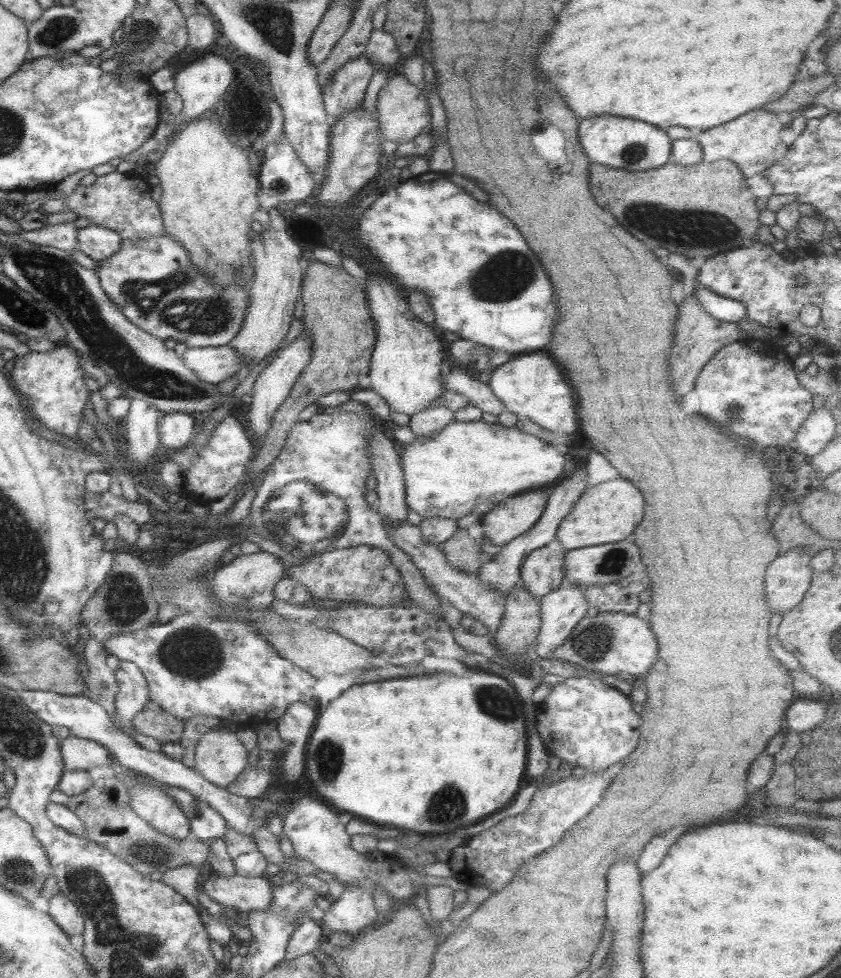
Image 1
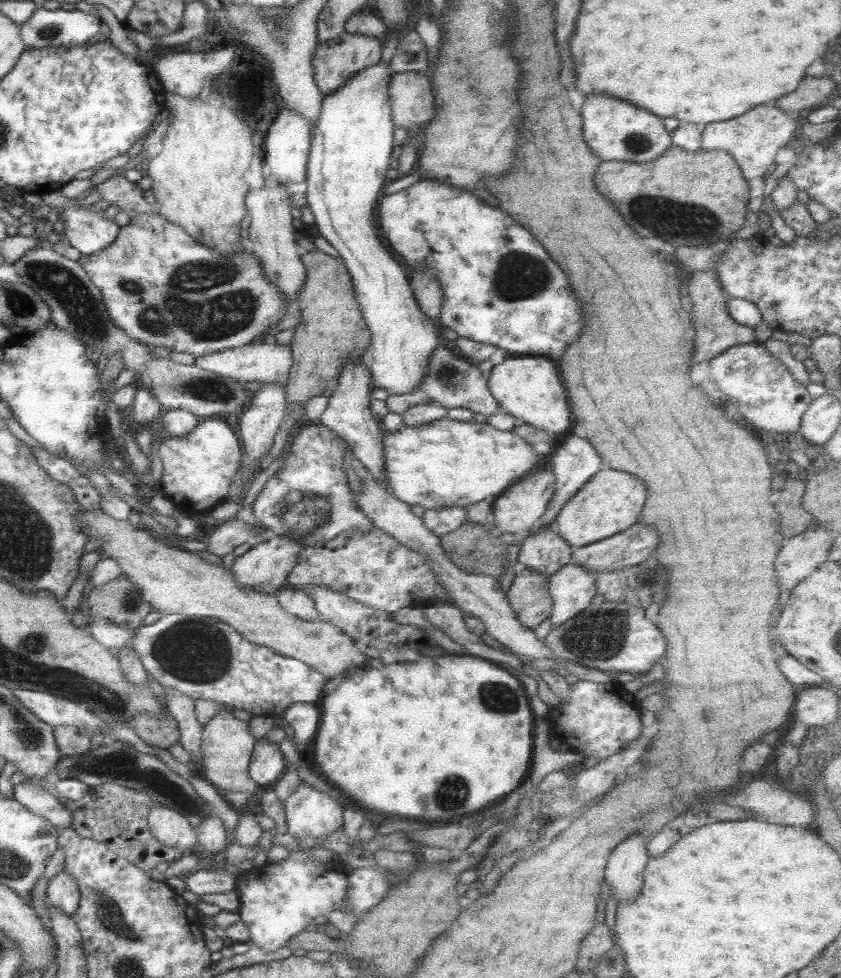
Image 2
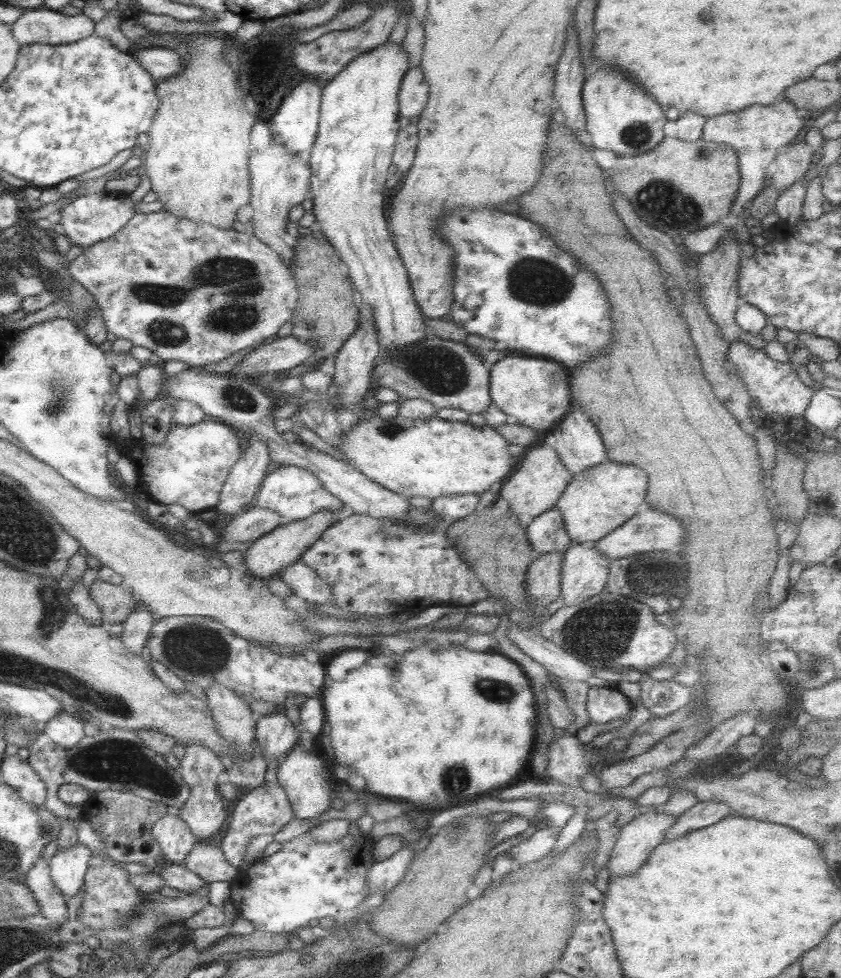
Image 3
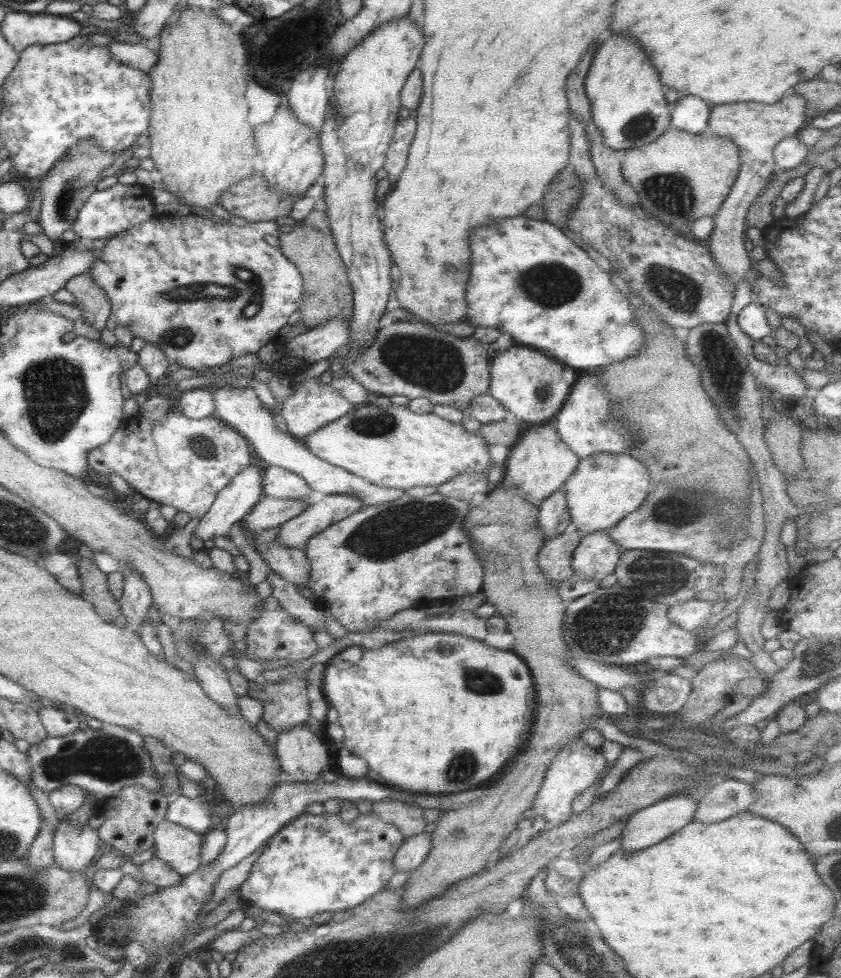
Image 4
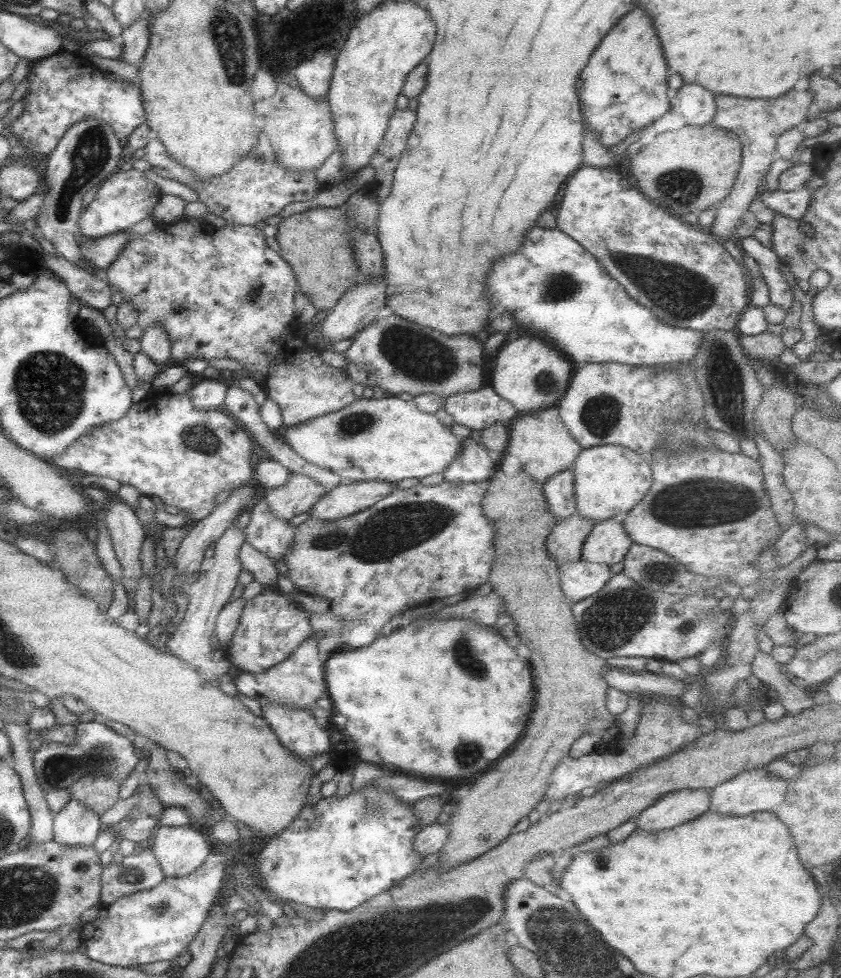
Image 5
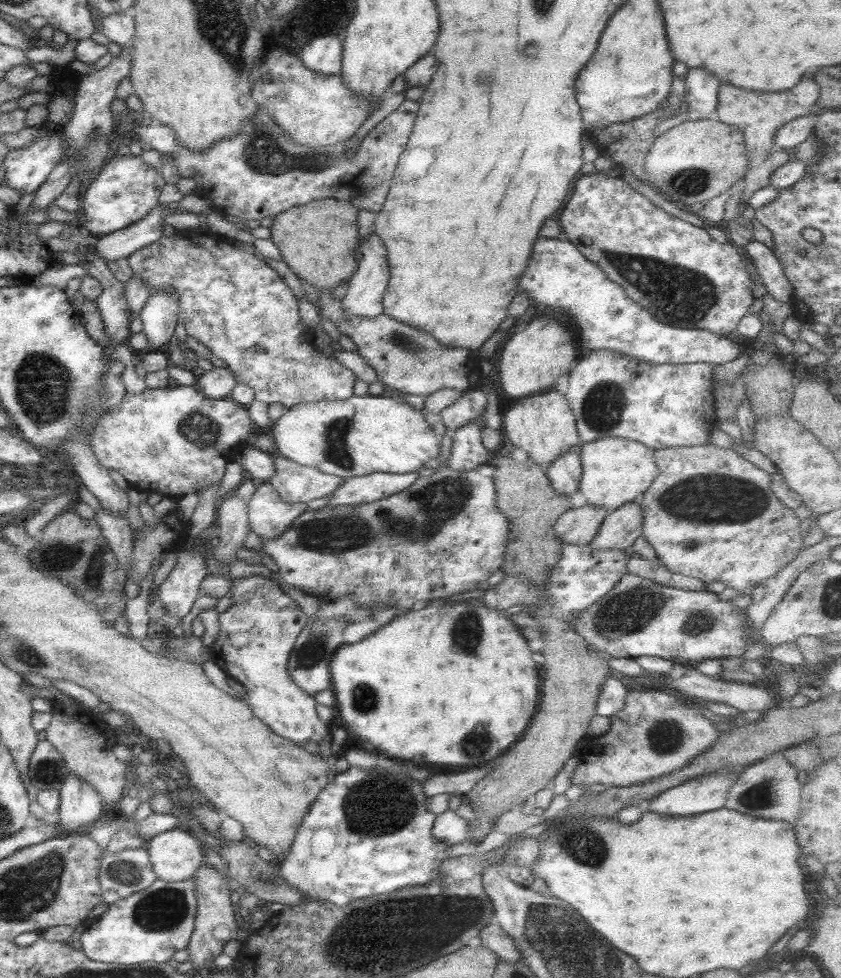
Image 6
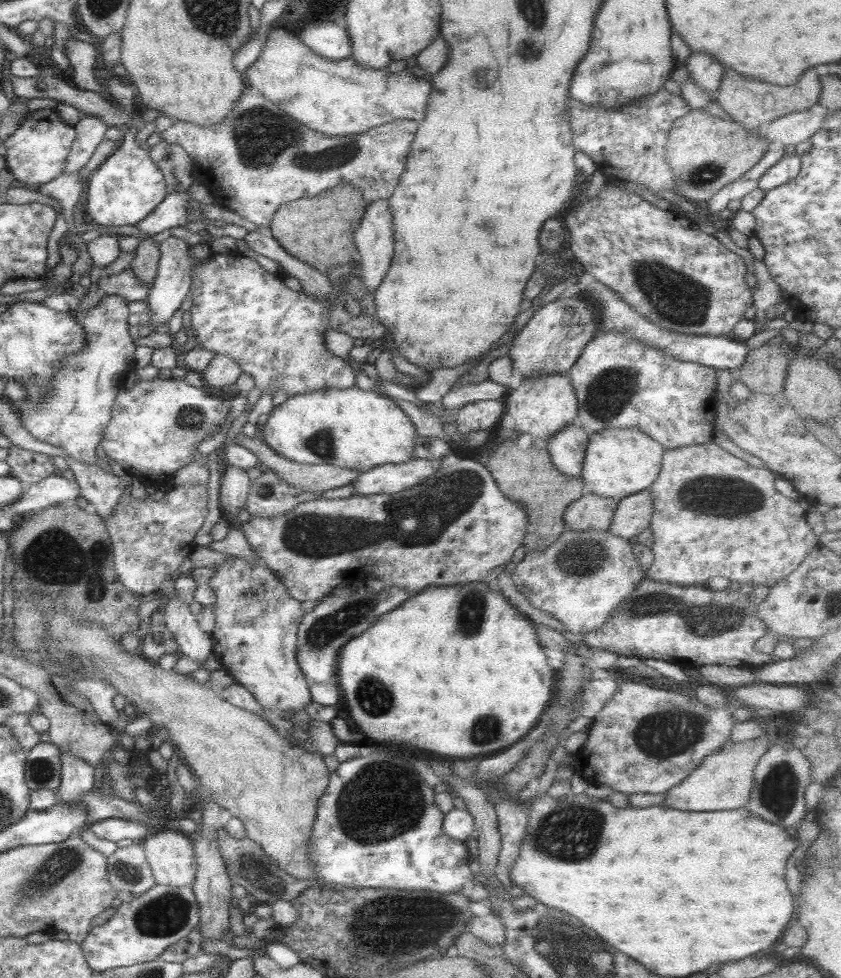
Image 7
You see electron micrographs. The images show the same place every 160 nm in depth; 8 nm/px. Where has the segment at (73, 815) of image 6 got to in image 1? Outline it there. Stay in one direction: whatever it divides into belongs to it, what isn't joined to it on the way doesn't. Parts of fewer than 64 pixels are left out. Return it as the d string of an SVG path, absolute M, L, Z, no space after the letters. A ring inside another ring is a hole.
M59 892L48 900L47 913L68 937L82 934L84 926L81 913L73 902Z

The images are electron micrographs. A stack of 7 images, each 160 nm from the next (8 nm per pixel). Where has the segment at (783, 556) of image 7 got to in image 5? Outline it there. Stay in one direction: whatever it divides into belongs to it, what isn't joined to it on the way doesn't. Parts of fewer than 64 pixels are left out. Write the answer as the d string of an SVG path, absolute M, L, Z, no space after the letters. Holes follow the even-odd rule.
M717 448L691 451L654 449L648 463L652 472L650 487L643 498L636 502L629 512L621 516L623 530L631 542L664 552L693 574L707 578L725 574L728 578L727 583L730 582L740 588L759 580L758 572L752 567L752 562L762 547L769 541L776 541L783 532L771 511L768 495L761 487L763 482L759 461L741 452L729 454Z

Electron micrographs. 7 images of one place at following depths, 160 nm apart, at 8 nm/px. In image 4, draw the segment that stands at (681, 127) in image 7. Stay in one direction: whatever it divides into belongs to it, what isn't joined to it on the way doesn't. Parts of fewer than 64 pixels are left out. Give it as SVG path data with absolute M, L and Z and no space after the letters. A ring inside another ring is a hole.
M668 126L653 142L622 152L620 173L623 180L635 191L636 204L645 214L659 218L659 223L683 235L691 222L697 218L712 218L727 196L738 173L738 148L728 138L715 136L708 131L689 134Z

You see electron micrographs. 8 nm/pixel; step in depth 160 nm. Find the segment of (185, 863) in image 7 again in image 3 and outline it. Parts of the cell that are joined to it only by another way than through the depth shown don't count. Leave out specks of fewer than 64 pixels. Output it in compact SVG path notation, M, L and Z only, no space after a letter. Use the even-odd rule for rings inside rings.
M165 813L150 830L151 839L159 846L161 857L173 865L180 865L189 850L199 842L187 825L177 815Z

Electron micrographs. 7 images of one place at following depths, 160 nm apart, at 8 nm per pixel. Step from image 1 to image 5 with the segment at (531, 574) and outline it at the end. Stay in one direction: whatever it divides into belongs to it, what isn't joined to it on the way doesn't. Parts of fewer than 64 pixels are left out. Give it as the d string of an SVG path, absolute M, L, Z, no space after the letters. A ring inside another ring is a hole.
M568 468L550 476L541 486L547 511L556 521L575 513L572 472Z

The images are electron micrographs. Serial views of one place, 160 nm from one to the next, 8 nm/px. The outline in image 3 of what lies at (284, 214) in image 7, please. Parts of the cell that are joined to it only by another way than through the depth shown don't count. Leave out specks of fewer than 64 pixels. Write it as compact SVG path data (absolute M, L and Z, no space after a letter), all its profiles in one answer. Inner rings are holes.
M312 227L309 235L299 236L292 250L289 268L297 284L297 304L288 320L291 323L290 335L301 342L309 340L314 344L315 354L306 363L315 362L314 369L317 369L324 359L336 356L340 346L355 332L360 317L352 302L354 290L348 282L346 267L319 230Z

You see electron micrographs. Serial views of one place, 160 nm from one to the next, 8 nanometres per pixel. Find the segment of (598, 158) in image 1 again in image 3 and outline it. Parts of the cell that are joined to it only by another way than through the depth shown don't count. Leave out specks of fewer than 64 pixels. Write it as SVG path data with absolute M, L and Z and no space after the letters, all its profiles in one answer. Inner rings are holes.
M600 66L595 71L588 72L582 86L582 105L587 136L591 138L591 148L599 150L611 150L621 156L635 156L649 152L658 142L662 141L662 126L666 123L665 111L657 106L657 103L639 88L621 70L613 66Z

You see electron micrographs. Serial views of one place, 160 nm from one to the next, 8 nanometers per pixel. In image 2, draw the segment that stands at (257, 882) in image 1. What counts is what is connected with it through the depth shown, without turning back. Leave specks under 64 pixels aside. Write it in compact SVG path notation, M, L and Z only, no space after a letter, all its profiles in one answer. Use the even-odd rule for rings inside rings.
M199 868L193 874L184 876L185 890L189 890L197 896L210 894L227 894L235 890L236 877L229 871L211 871Z

